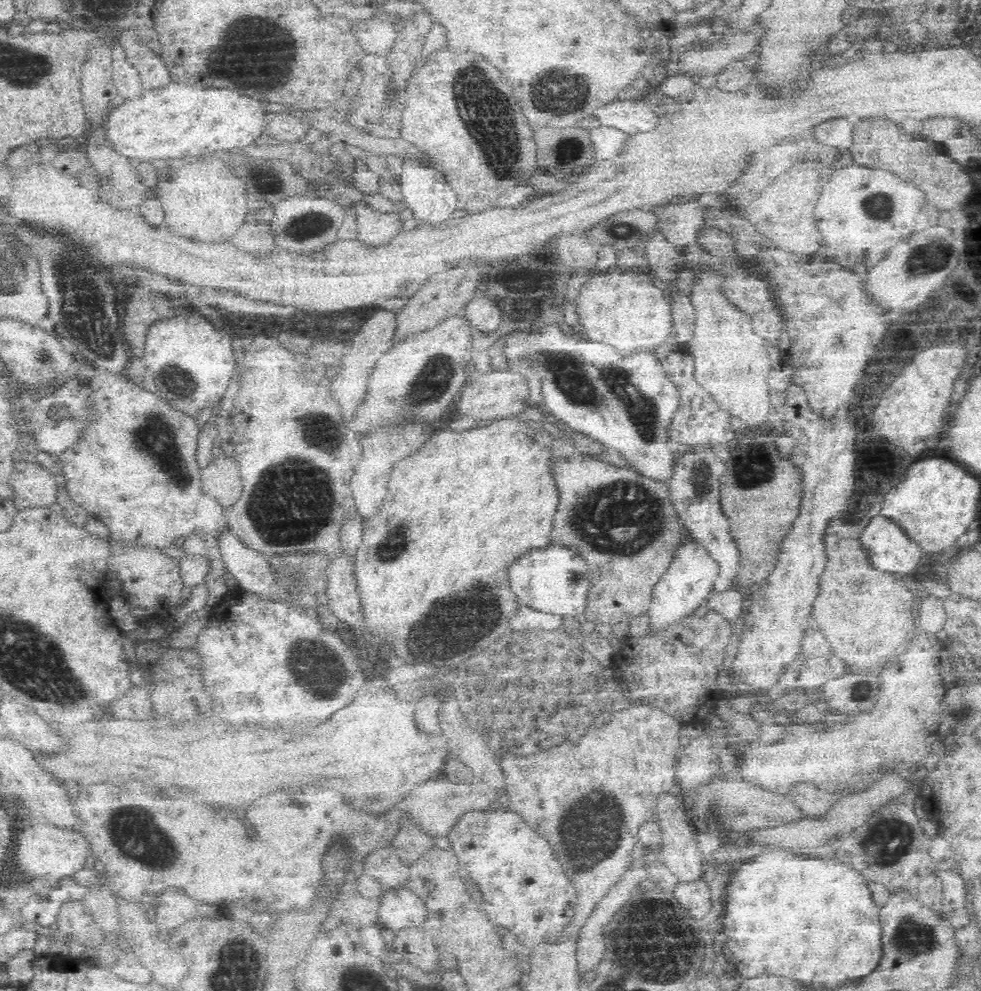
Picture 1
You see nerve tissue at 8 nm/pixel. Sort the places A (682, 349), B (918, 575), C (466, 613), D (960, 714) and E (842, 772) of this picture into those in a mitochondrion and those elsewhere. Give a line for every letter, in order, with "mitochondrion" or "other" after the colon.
A: other
B: other
C: mitochondrion
D: other
E: other

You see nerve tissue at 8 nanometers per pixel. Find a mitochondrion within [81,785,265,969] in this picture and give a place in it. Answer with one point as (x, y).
(131, 826)

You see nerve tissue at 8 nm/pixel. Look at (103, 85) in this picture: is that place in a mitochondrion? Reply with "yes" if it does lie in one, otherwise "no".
no

